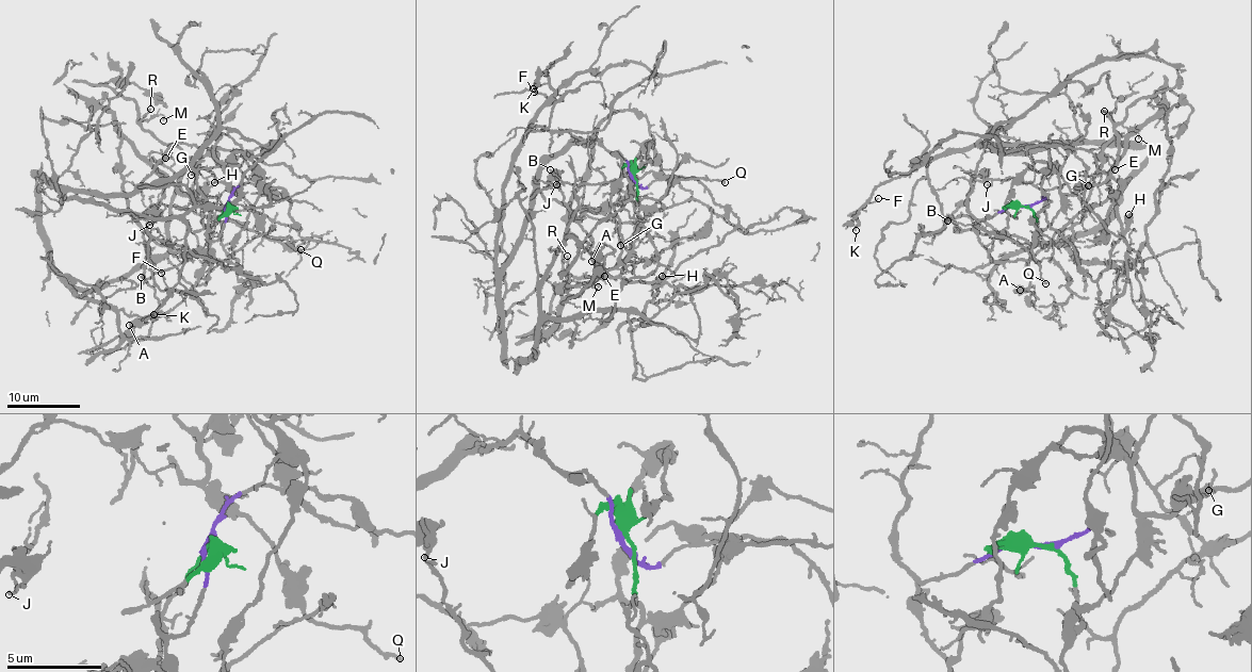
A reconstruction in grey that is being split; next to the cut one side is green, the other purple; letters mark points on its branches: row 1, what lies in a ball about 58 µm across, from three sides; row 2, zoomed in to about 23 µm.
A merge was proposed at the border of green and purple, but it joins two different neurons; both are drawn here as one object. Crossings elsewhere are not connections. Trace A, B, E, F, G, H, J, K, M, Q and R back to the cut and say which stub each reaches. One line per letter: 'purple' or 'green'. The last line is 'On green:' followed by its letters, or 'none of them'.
A: green
B: green
E: green
F: purple
G: green
H: green
J: green
K: purple
M: green
Q: green
R: green
On green: A, B, E, G, H, J, M, Q, R

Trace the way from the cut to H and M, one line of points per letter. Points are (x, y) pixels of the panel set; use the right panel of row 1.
H: (1024, 206), (1031, 210), (1037, 233), (1045, 241), (1078, 213), (1107, 202), (1114, 205), (1123, 226), (1128, 215)
M: (1024, 206), (1045, 241), (1114, 205), (1094, 280), (1045, 163), (1073, 195), (1108, 181), (1117, 127), (1138, 138)

